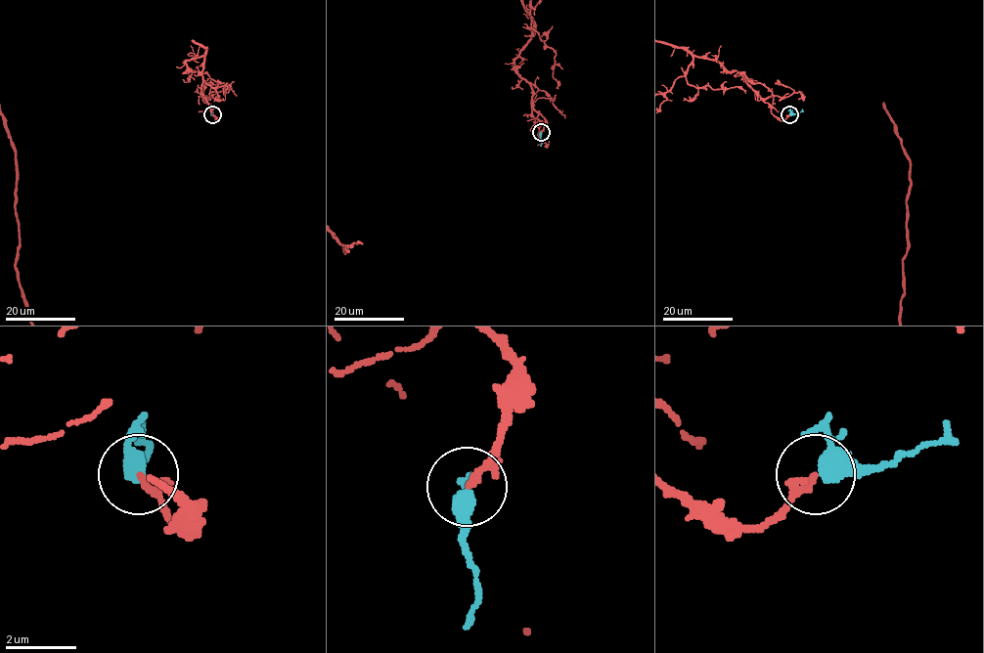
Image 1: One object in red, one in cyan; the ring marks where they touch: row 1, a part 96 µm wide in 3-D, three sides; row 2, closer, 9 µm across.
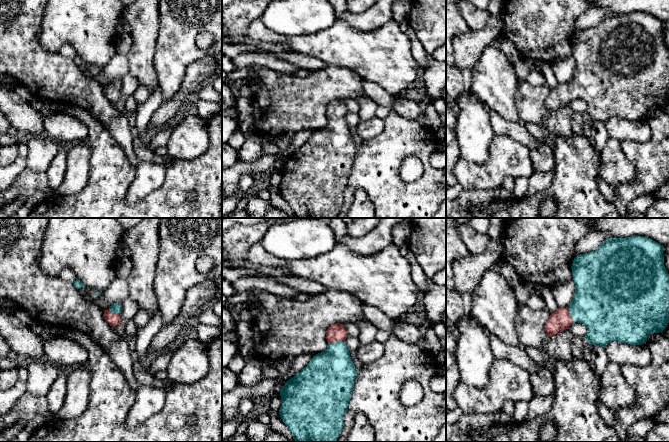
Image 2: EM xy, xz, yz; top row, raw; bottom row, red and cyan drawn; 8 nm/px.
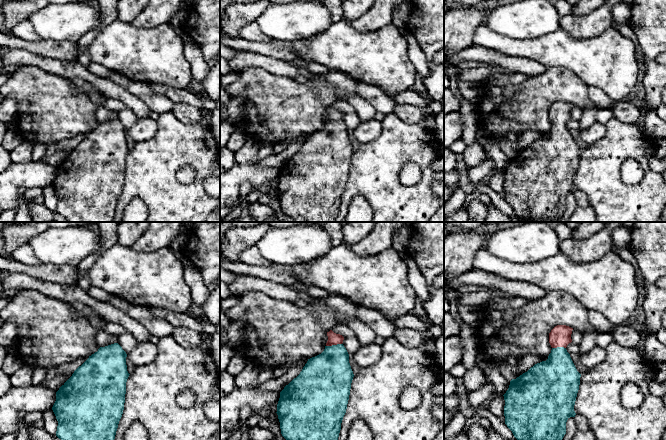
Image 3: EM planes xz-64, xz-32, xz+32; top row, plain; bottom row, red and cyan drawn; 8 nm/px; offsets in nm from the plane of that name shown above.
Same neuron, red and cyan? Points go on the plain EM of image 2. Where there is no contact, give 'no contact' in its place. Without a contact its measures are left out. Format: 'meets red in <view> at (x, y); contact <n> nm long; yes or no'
meets red in xz at (336, 117); contact 140 nm long; yes

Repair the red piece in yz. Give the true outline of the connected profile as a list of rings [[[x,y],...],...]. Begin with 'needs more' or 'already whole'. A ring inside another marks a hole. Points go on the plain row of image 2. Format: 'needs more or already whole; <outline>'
needs more; [[[634,11],[610,14],[595,27],[574,34],[575,69],[568,84],[558,84],[545,102],[549,113],[568,105],[573,98],[587,103],[586,117],[605,123],[611,117],[646,120],[650,110],[663,108],[669,99],[669,50],[664,41],[663,21]]]

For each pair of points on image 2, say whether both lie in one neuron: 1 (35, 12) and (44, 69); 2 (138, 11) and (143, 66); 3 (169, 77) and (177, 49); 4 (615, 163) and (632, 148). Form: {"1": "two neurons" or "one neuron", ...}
{"1": "one neuron", "2": "one neuron", "3": "one neuron", "4": "two neurons"}

